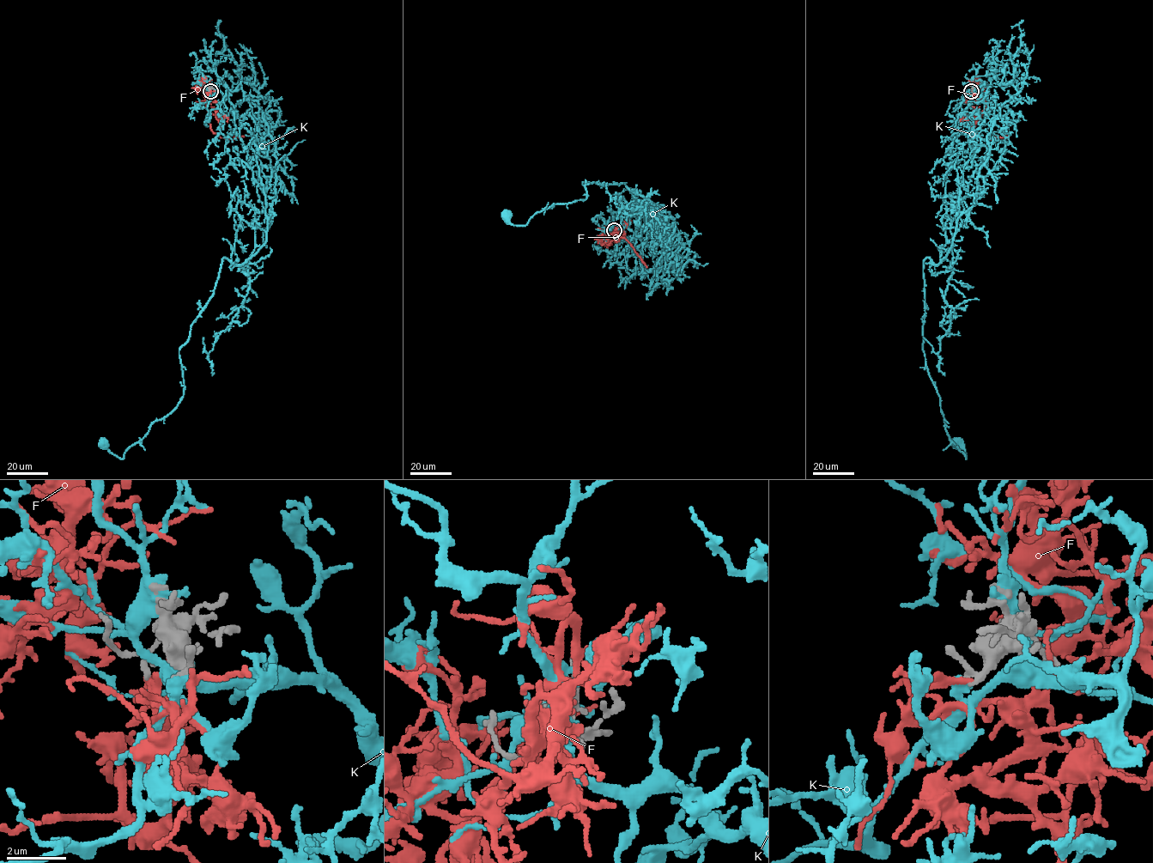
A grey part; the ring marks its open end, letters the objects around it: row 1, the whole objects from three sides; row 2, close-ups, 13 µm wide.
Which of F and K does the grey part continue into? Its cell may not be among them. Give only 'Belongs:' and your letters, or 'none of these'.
Belongs: F

